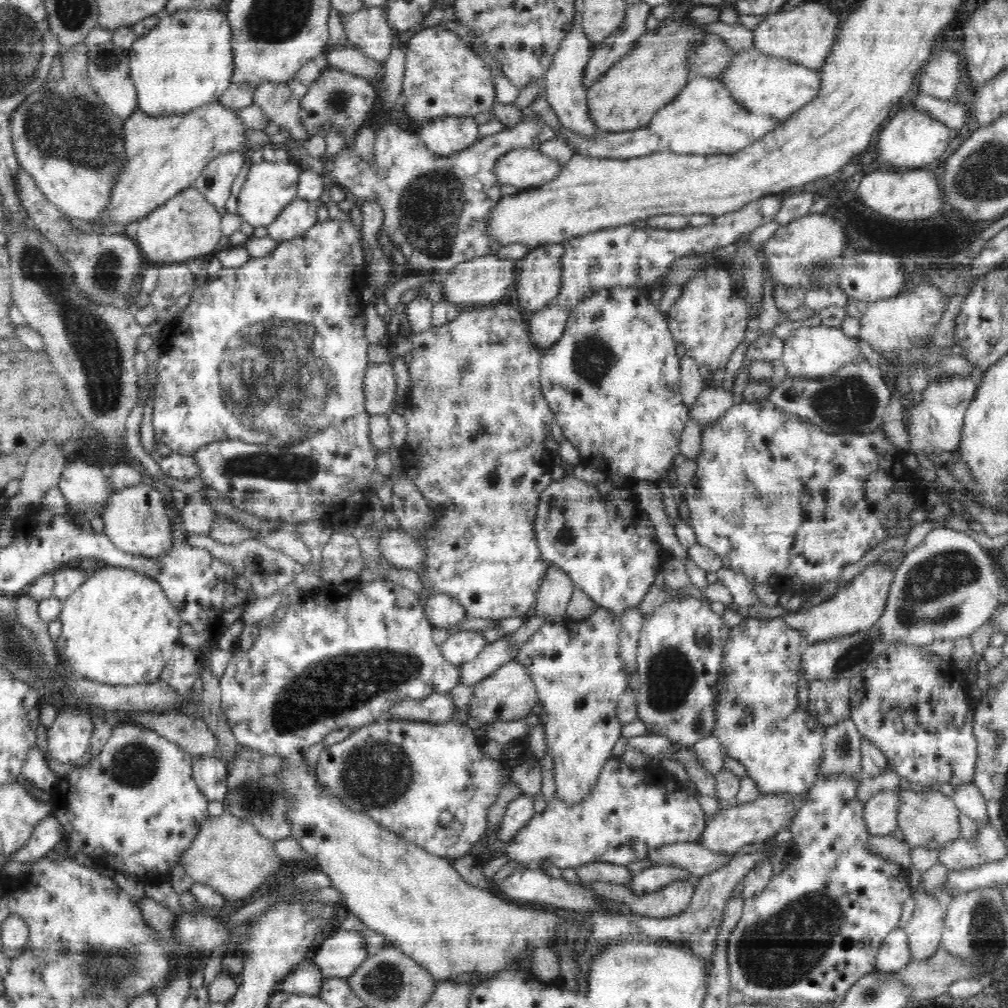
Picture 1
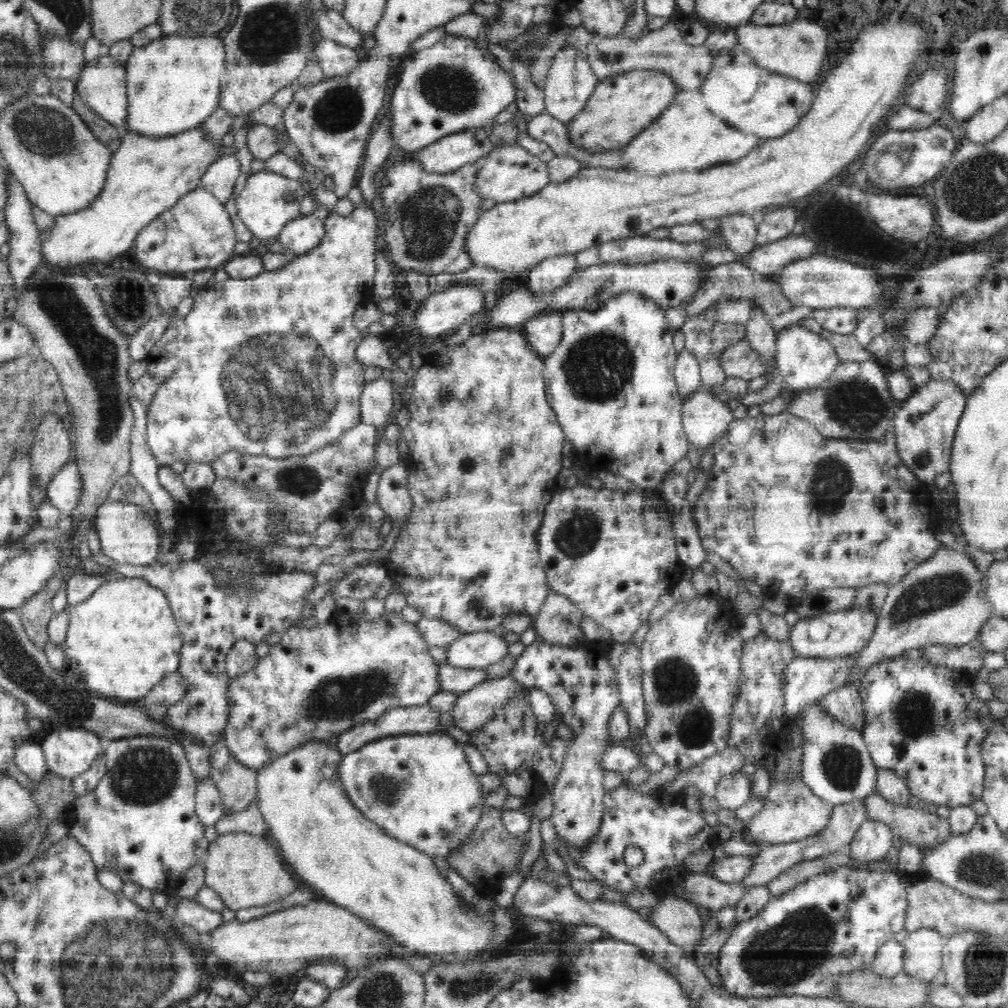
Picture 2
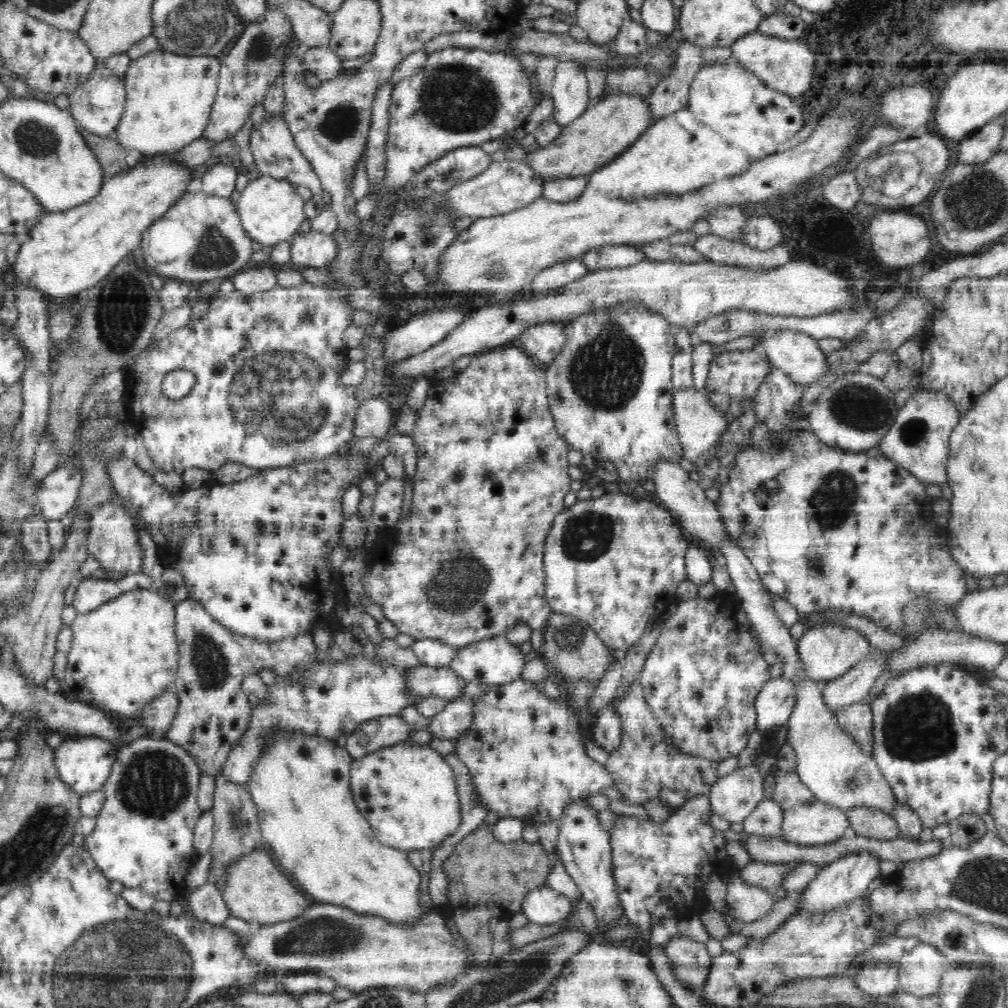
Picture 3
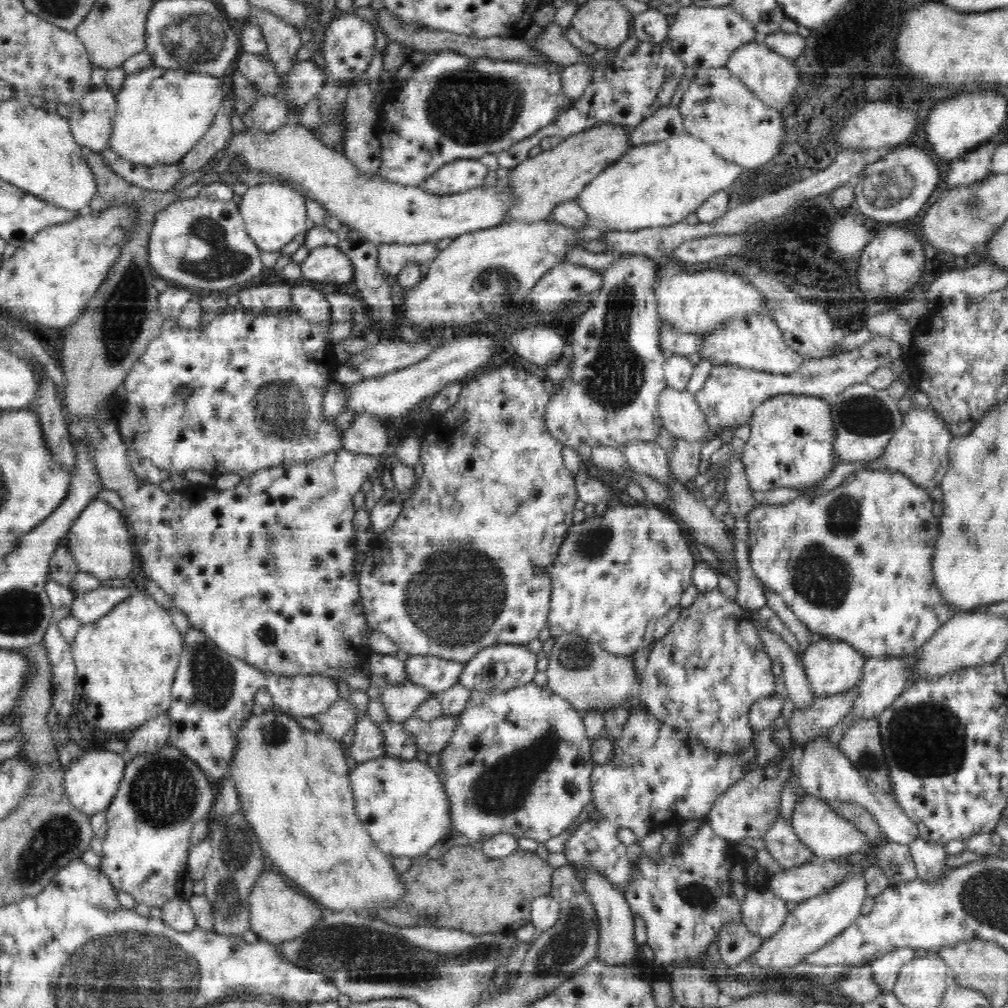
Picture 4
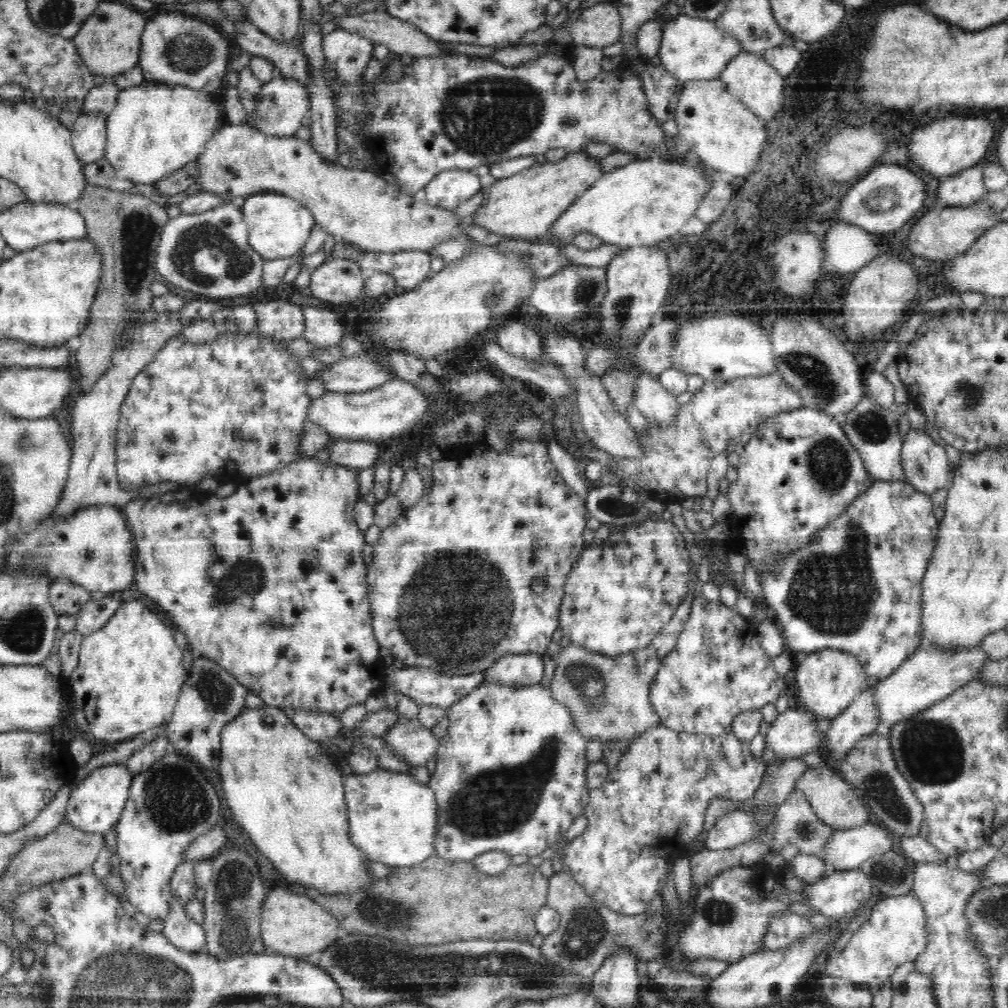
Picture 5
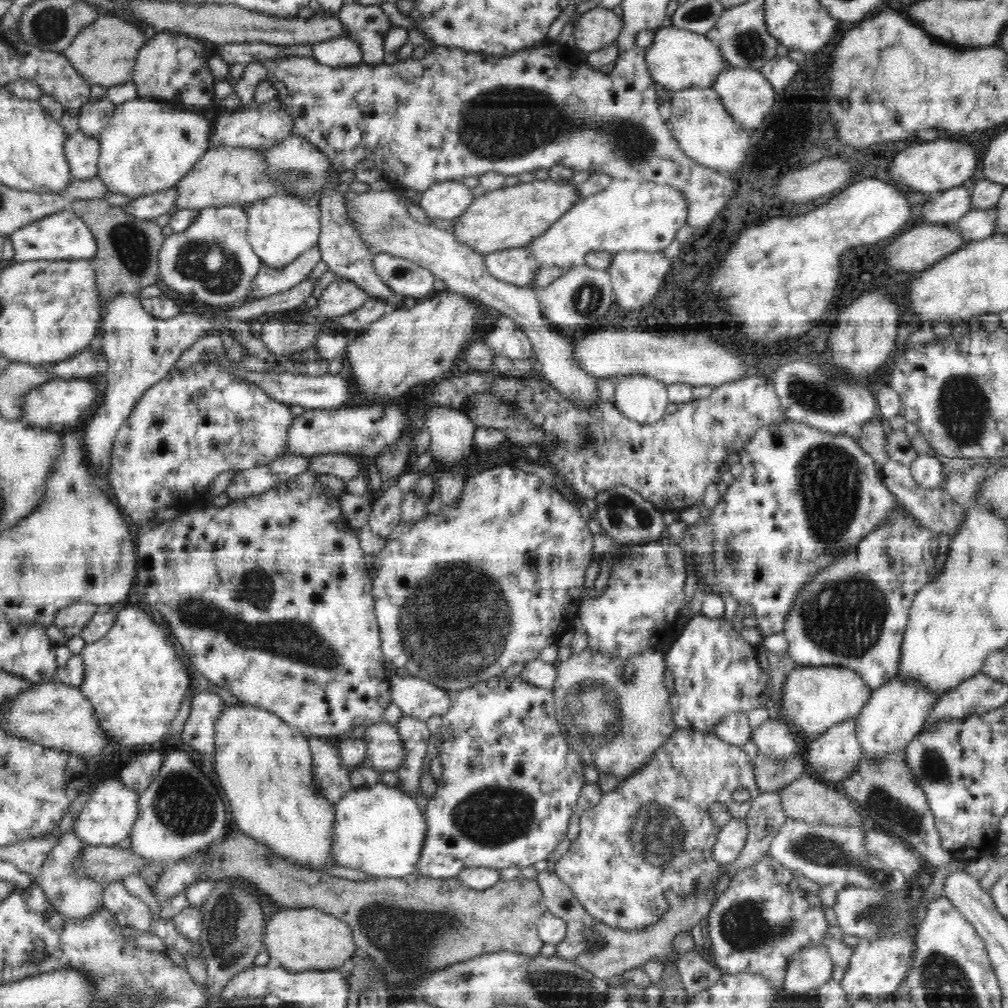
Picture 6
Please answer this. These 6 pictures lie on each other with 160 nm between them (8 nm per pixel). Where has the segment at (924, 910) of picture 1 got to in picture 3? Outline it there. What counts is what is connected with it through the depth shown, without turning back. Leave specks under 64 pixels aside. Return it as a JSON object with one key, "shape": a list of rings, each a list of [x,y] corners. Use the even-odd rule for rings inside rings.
{"shape":[[[922,941],[905,952],[898,965],[899,989],[918,997],[938,993],[942,975],[950,966],[936,946]]]}

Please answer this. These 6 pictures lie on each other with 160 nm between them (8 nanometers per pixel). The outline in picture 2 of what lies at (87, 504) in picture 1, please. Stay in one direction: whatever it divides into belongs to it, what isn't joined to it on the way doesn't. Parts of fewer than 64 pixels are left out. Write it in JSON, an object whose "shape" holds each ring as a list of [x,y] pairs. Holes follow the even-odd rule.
{"shape":[[[71,460],[52,476],[46,499],[59,511],[72,513],[80,502],[80,494],[82,494],[82,477],[78,463]]]}

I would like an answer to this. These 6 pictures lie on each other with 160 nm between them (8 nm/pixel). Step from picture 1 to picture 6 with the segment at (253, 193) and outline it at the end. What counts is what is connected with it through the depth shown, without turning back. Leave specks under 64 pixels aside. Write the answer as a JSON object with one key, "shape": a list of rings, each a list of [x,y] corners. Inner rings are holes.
{"shape":[[[274,195],[257,200],[245,207],[247,211],[247,239],[253,252],[263,264],[274,268],[284,268],[298,256],[314,248],[320,236],[320,209],[318,201],[304,201],[292,195]]]}

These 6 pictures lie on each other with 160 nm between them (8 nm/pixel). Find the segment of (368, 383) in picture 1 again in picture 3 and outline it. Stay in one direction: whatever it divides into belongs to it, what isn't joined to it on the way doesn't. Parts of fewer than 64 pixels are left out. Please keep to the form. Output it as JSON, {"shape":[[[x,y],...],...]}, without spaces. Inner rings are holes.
{"shape":[[[386,395],[382,398],[370,398],[359,404],[355,416],[354,437],[376,437],[380,439],[390,431],[392,424],[392,410],[386,402]]]}

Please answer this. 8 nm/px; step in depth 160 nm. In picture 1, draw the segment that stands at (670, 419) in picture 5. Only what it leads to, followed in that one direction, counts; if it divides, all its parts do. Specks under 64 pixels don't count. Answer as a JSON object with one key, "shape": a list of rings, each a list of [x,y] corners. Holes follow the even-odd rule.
{"shape":[[[706,386],[698,396],[698,401],[689,409],[688,416],[698,422],[701,429],[716,424],[720,417],[734,405],[734,394],[726,388],[710,388]]]}

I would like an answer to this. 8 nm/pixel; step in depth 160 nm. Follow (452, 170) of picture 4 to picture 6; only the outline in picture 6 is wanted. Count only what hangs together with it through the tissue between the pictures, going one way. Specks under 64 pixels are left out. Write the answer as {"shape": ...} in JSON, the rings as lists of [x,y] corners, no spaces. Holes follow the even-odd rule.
{"shape":[[[457,180],[434,182],[419,193],[418,204],[432,219],[452,220],[460,216],[475,199],[466,183]]]}

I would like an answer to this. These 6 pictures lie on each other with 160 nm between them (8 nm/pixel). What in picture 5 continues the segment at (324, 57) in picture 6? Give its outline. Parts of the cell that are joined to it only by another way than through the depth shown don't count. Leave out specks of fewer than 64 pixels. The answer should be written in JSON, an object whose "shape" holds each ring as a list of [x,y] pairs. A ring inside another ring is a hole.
{"shape":[[[340,28],[322,38],[327,68],[344,86],[362,80],[368,63],[373,60],[375,45],[358,32]]]}

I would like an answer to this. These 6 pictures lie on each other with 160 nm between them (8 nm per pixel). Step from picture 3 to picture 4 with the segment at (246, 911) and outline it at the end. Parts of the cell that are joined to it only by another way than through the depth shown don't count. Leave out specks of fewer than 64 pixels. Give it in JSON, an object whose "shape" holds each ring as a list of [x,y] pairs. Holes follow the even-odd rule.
{"shape":[[[267,865],[247,896],[251,931],[255,932],[259,938],[275,946],[287,940],[297,939],[301,934],[314,928],[318,921],[322,917],[328,916],[328,912],[330,912],[328,908],[322,910],[320,904],[302,896],[302,894],[298,894],[296,890],[288,888],[280,875]]]}

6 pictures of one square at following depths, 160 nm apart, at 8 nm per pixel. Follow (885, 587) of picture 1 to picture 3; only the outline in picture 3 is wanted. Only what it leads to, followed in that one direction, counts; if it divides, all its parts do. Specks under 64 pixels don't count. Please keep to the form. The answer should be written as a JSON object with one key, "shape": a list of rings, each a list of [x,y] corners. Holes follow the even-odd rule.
{"shape":[[[834,625],[809,628],[796,639],[797,654],[803,662],[805,673],[816,682],[828,682],[848,672],[855,664],[861,663],[870,654],[870,641],[864,633]]]}

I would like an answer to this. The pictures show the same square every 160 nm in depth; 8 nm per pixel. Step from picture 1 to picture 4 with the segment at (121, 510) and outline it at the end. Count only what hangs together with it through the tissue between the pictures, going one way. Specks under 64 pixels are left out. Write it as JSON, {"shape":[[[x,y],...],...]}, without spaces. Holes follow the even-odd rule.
{"shape":[[[94,499],[73,520],[73,526],[64,536],[63,542],[78,565],[78,570],[90,573],[99,580],[128,578],[134,570],[136,549],[124,513],[103,499]]]}

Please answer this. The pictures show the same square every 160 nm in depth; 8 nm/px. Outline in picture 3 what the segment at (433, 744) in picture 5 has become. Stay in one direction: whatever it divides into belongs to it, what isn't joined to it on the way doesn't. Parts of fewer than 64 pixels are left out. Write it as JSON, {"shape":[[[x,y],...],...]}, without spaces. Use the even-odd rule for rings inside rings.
{"shape":[[[458,697],[448,701],[444,710],[431,718],[428,731],[433,738],[456,741],[470,731],[474,718],[474,697]]]}

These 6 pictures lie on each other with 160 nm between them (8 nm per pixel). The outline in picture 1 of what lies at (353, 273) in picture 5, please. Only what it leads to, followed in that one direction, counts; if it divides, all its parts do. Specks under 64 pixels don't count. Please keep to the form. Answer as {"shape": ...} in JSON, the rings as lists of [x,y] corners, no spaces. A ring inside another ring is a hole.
{"shape":[[[296,196],[266,226],[268,234],[277,243],[305,235],[305,232],[318,220],[317,214],[318,207],[314,201]]]}

